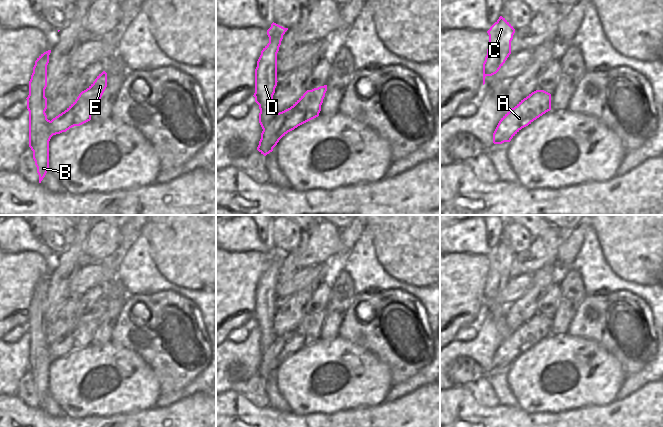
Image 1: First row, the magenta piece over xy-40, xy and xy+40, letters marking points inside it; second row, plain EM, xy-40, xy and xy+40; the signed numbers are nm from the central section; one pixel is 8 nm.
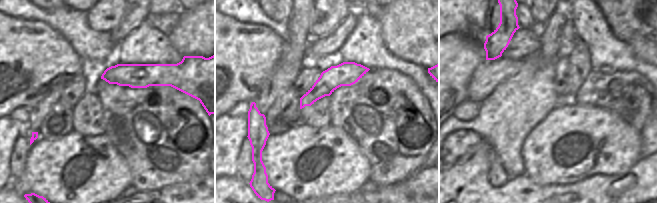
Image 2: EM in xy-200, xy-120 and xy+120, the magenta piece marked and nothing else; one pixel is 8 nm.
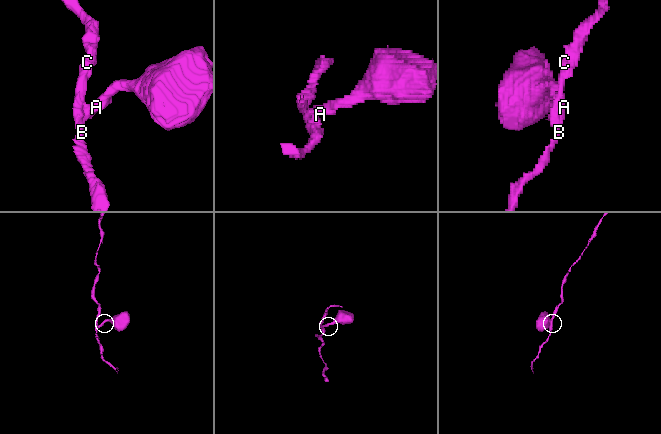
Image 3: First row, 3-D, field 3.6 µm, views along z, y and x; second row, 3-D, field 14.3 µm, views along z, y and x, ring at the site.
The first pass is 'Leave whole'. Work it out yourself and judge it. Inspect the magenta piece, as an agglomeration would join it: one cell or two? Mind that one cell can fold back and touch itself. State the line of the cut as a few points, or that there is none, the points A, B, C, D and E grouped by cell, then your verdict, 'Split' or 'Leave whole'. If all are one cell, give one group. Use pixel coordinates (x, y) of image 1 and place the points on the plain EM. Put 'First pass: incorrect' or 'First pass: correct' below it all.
Split along xy (278, 337), (273, 343), (273, 354), (280, 362). Groups: A E / B C D. Split.
First pass: incorrect

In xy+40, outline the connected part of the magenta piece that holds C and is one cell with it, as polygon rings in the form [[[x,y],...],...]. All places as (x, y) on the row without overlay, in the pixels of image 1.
[[[500,240],[487,257],[489,271],[483,287],[483,309],[485,301],[496,298],[511,278],[511,265],[515,253],[505,242]]]

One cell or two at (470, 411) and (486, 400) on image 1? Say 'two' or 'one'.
two

